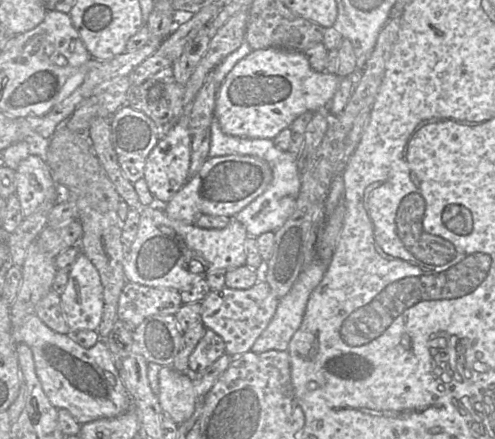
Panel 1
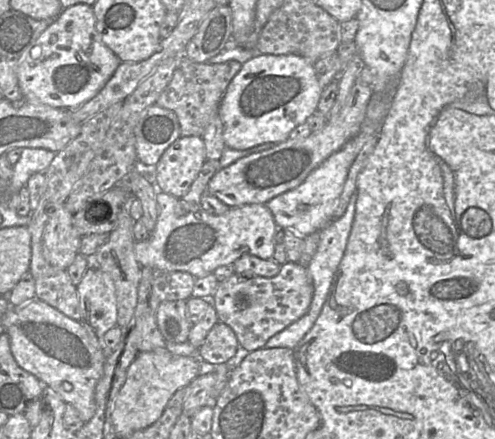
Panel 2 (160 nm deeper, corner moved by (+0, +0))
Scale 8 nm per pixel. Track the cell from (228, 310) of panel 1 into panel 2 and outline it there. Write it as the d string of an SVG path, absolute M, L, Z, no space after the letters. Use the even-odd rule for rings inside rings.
M286 262L281 265L278 274L272 277L232 275L219 283L211 304L217 312L219 322L231 327L240 347L250 353L264 348L272 336L305 315L313 293L313 282L307 266Z

